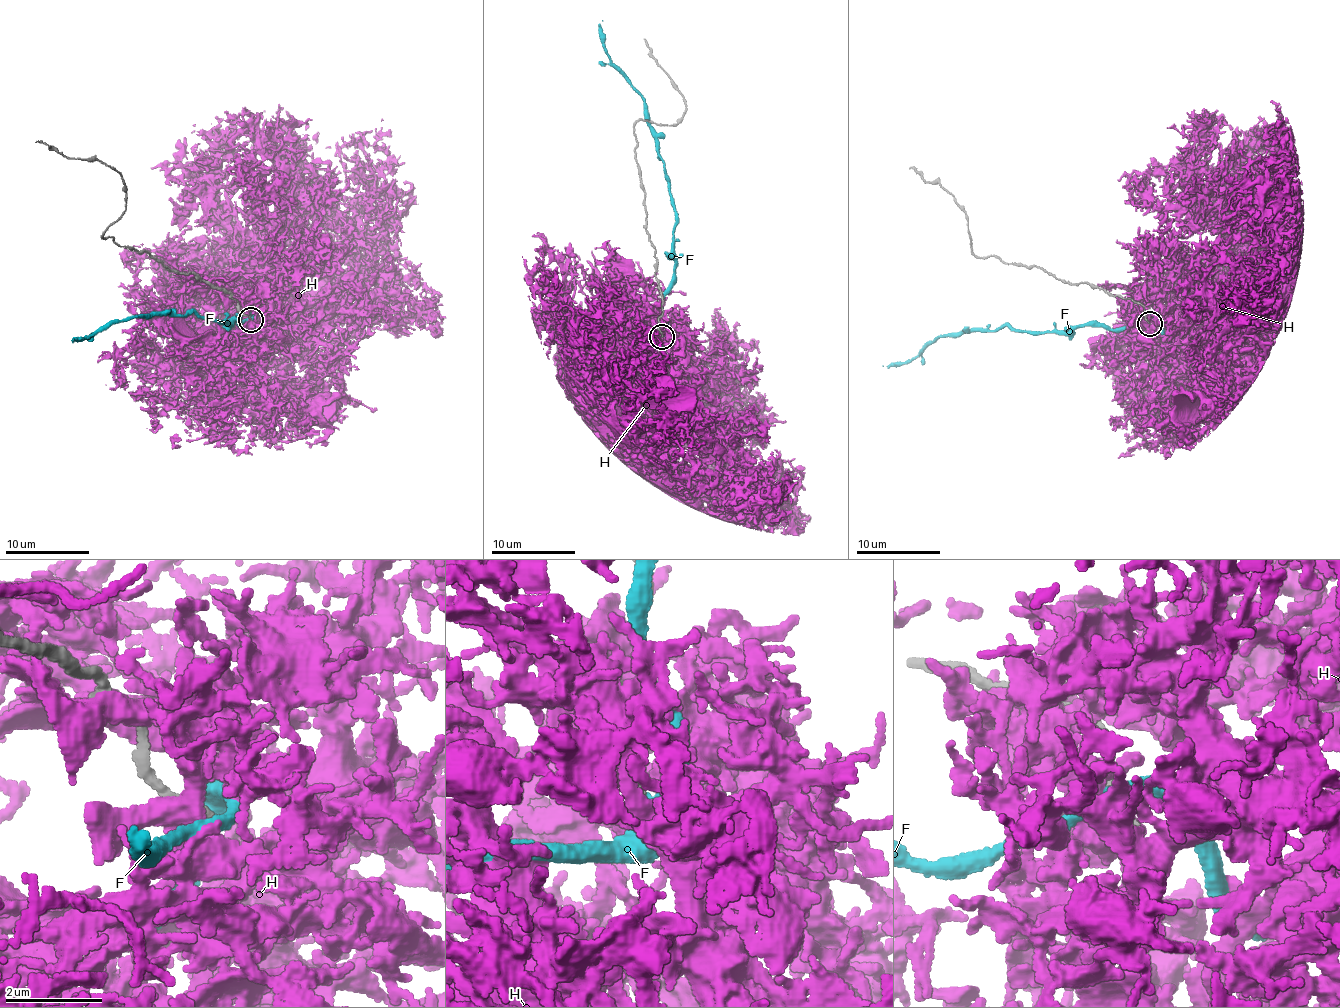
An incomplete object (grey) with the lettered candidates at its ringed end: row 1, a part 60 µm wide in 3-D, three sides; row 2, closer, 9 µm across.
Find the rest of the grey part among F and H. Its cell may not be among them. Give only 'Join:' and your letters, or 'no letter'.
Join: no letter

